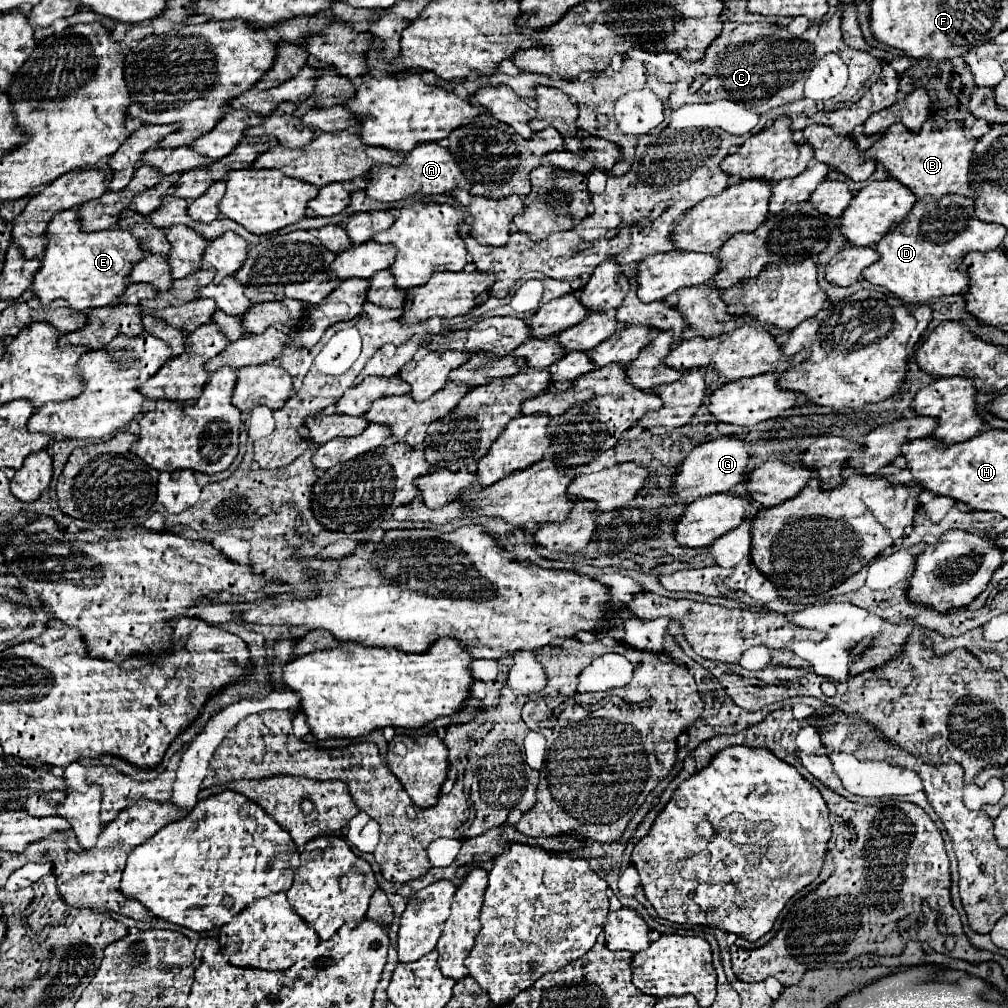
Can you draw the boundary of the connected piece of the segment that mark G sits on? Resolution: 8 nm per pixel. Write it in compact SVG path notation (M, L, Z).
M720 437L708 443L702 443L692 449L692 453L680 463L676 479L674 479L674 493L676 499L684 503L692 503L698 497L712 495L712 493L726 493L736 485L744 483L748 477L748 445L738 437Z

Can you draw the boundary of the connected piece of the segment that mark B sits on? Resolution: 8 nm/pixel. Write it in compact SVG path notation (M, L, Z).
M934 119L924 121L918 133L906 129L902 123L890 125L888 131L880 137L864 153L864 159L874 159L884 165L892 179L900 181L902 185L910 187L916 197L932 195L942 197L946 193L958 193L966 197L974 197L974 189L970 187L968 173L970 173L970 159L974 153L978 139L968 139L964 135L964 125L958 123L940 123Z

